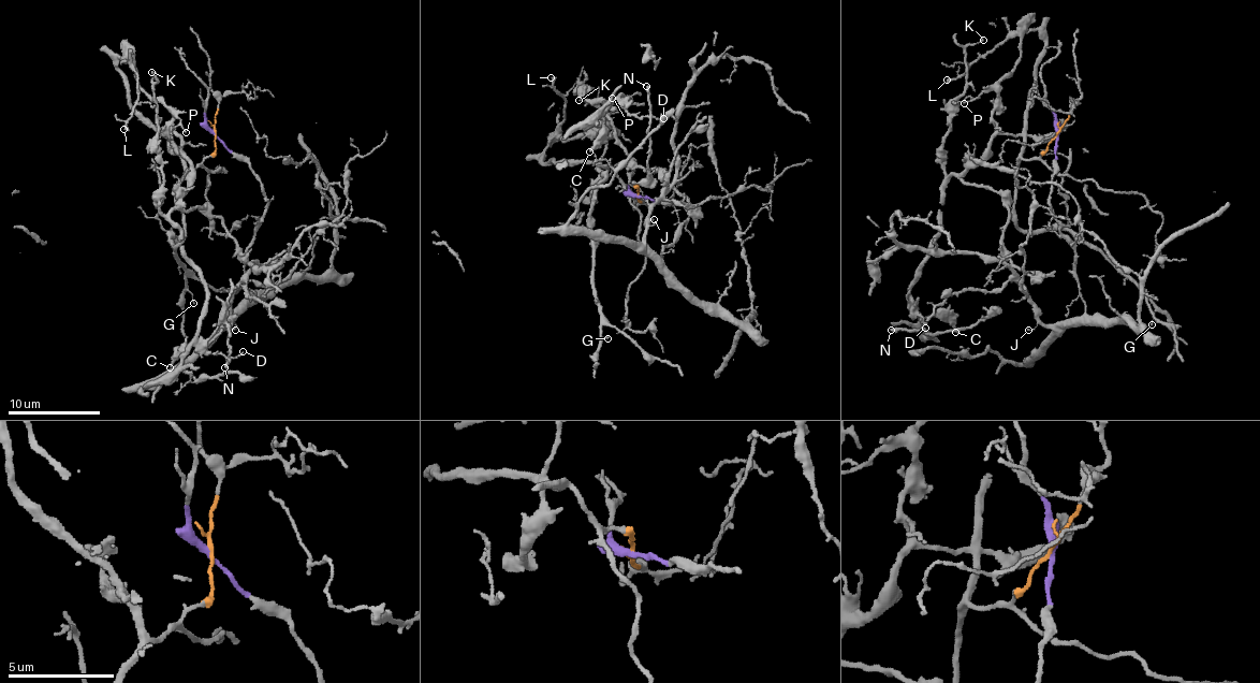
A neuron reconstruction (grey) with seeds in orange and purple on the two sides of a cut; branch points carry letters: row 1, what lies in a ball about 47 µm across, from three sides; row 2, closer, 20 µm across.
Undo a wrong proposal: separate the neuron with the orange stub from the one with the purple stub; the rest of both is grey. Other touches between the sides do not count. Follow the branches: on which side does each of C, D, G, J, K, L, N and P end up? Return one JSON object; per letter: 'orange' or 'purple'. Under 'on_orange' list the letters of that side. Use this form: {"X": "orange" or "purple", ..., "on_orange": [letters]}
{"C": "orange", "D": "orange", "G": "orange", "J": "purple", "K": "orange", "L": "orange", "N": "orange", "P": "orange", "on_orange": ["C", "D", "G", "K", "L", "N", "P"]}

